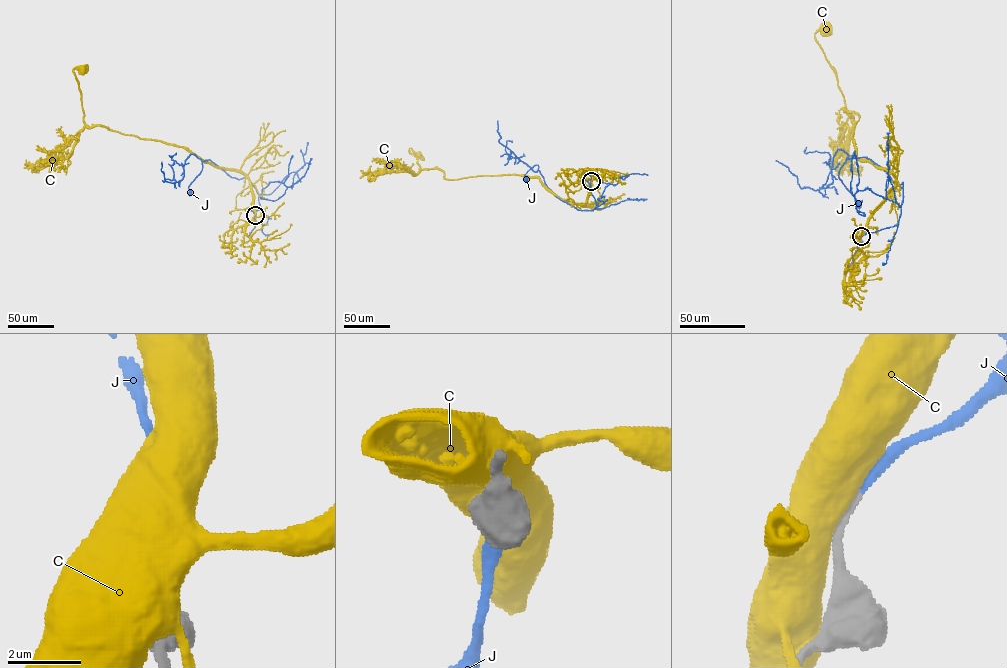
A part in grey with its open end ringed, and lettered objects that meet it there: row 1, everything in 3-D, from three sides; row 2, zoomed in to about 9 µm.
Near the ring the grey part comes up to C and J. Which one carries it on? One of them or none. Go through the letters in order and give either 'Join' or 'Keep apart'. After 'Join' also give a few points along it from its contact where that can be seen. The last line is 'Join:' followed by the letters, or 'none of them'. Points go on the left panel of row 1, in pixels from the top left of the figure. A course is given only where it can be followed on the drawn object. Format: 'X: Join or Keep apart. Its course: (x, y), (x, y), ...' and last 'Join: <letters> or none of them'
C: Keep apart
J: Join. Its course: (255, 215), (259, 194), (250, 180), (231, 177), (210, 160), (201, 161), (190, 192)
Join: J

